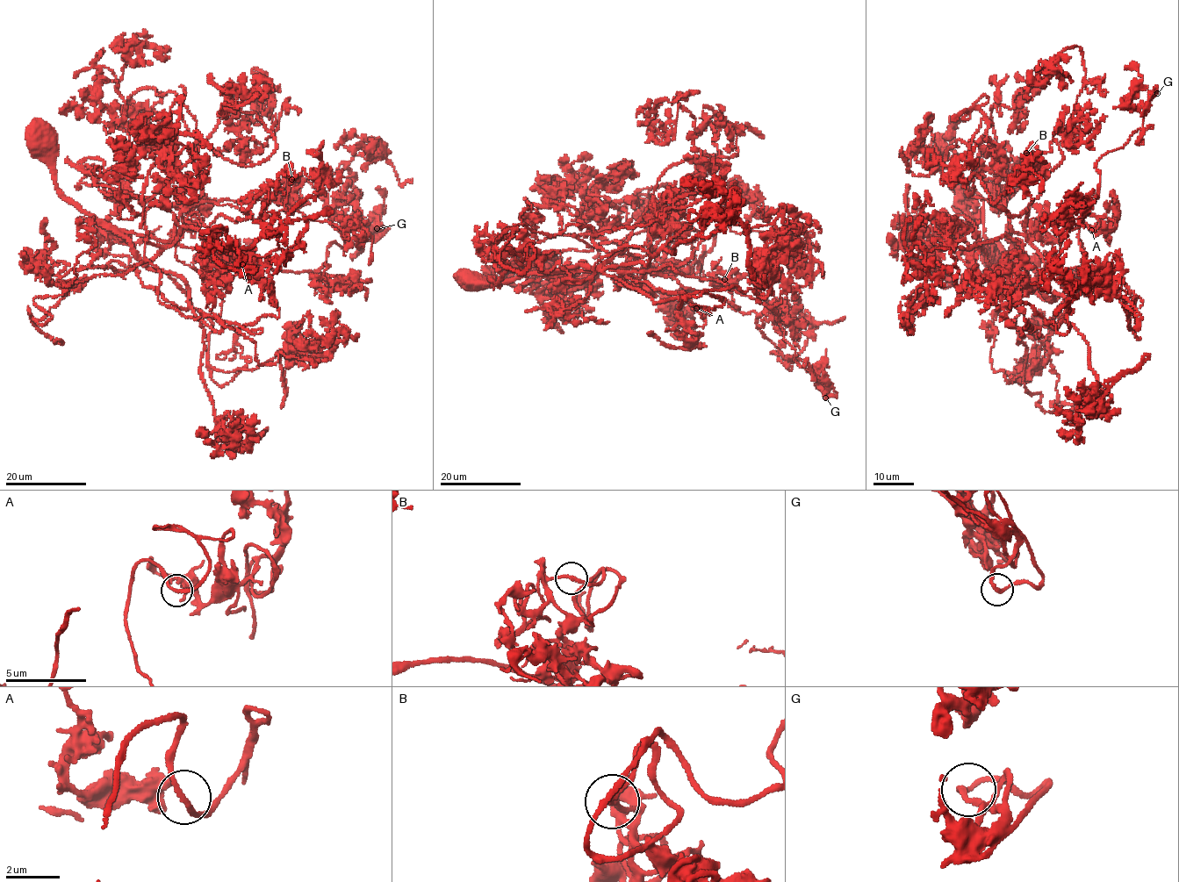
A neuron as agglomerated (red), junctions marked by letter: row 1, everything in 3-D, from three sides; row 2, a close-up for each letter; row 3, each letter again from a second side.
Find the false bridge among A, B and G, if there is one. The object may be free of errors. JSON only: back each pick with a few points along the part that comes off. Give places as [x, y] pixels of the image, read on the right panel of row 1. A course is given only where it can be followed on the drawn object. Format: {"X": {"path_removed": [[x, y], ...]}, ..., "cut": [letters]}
{"cut": []}

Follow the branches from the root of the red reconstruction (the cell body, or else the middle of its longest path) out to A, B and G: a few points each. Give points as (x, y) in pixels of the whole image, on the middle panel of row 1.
A: (470, 276), (485, 283), (500, 283), (582, 263), (620, 278), (656, 303), (686, 293), (685, 298), (696, 308)
B: (470, 276), (500, 283), (630, 268), (676, 277), (737, 310), (724, 280)
G: (470, 276), (500, 283), (668, 263), (685, 276), (722, 282), (776, 312), (795, 361), (823, 381), (825, 397)

